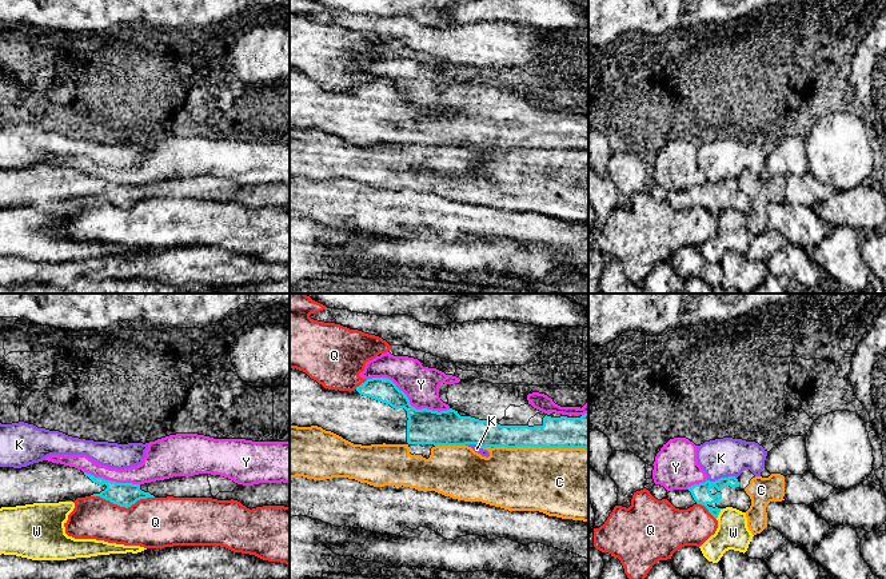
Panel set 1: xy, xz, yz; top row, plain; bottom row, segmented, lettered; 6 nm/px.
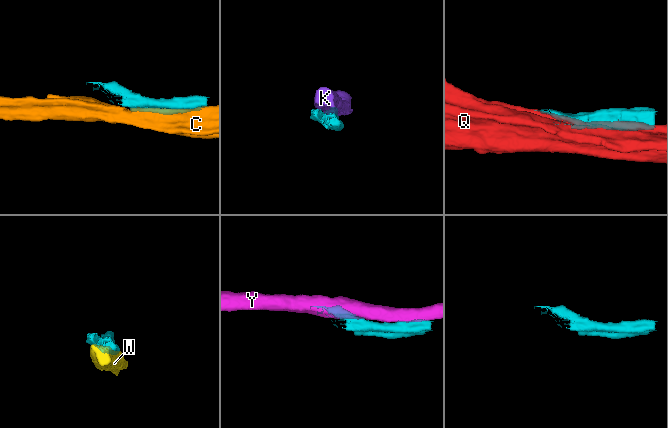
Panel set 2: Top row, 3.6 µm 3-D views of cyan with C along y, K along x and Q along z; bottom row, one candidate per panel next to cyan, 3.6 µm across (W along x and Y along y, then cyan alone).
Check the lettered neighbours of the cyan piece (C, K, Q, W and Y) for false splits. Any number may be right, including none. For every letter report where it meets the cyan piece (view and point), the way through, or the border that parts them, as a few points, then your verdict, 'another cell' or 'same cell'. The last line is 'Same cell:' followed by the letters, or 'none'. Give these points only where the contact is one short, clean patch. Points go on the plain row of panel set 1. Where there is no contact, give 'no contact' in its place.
C: contact xz (541, 147); another cell
K: contact yz (721, 179); another cell
Q: contact xy (123, 207); another cell
W: contact yz (718, 215); another cell
Y: contact xz (408, 102); another cell
Same cell: none

